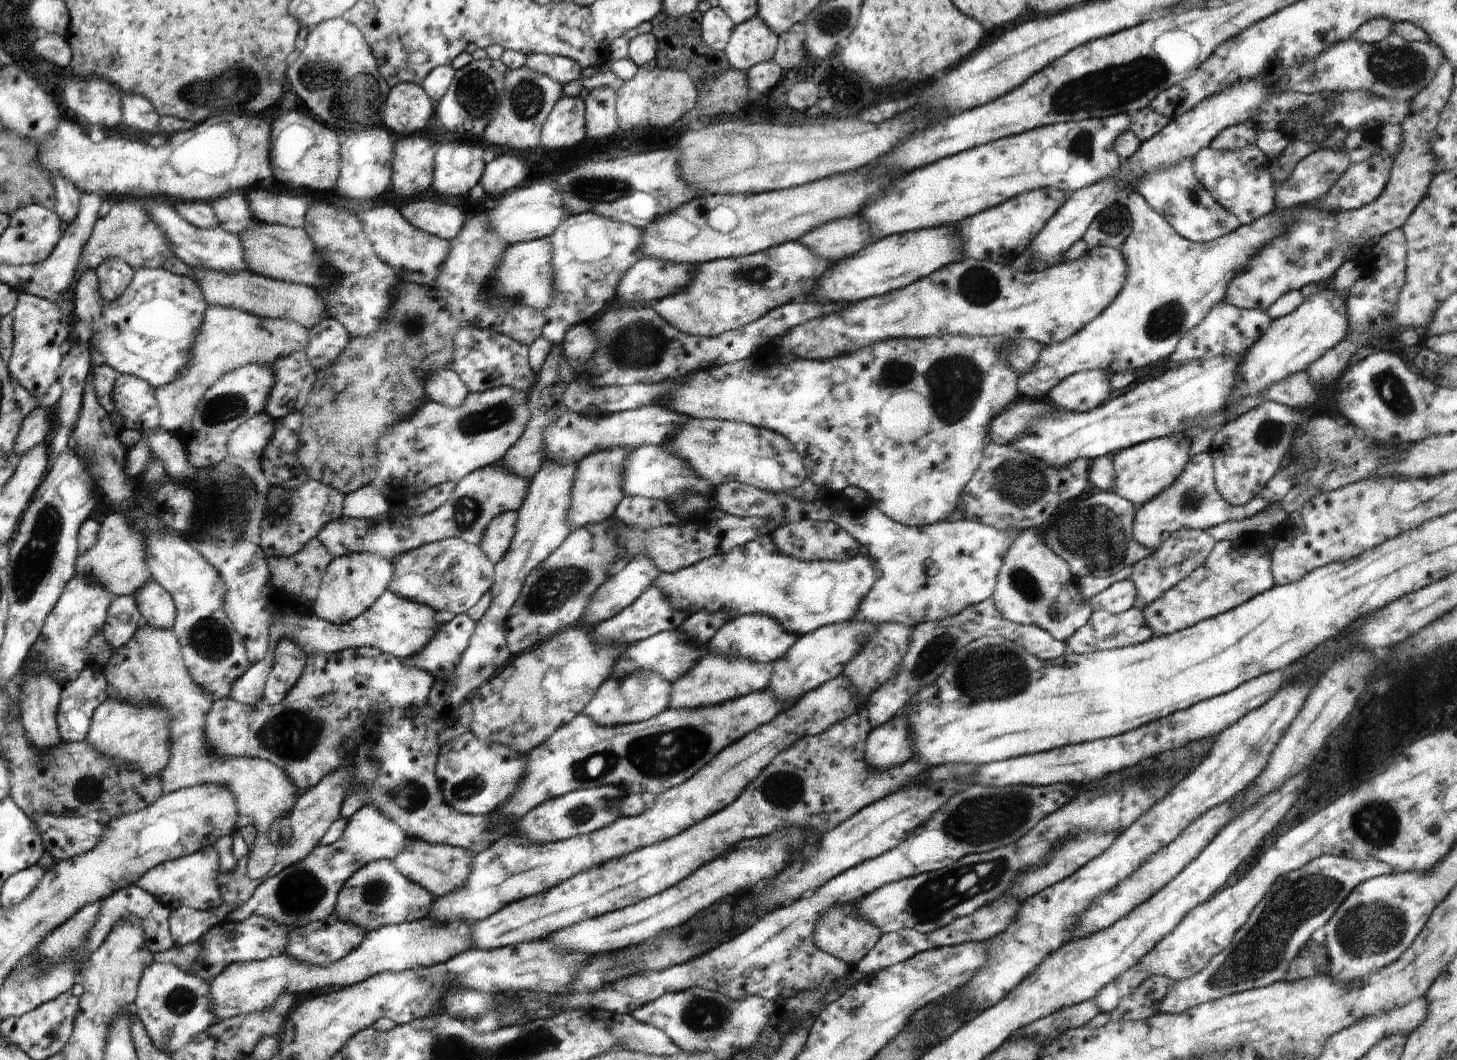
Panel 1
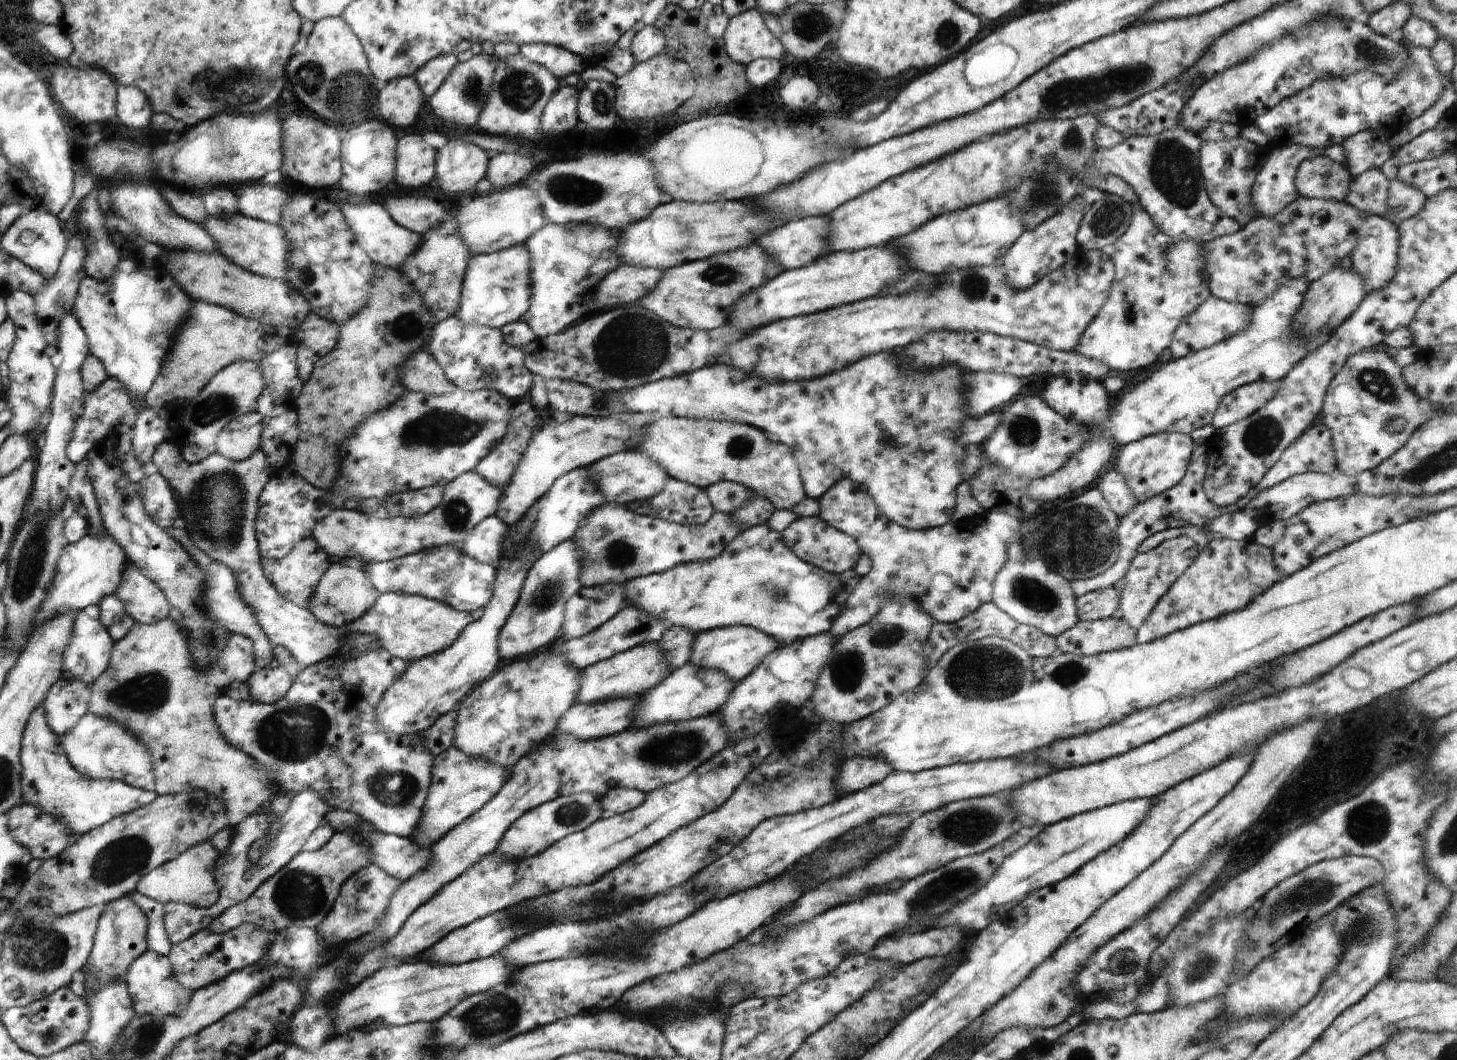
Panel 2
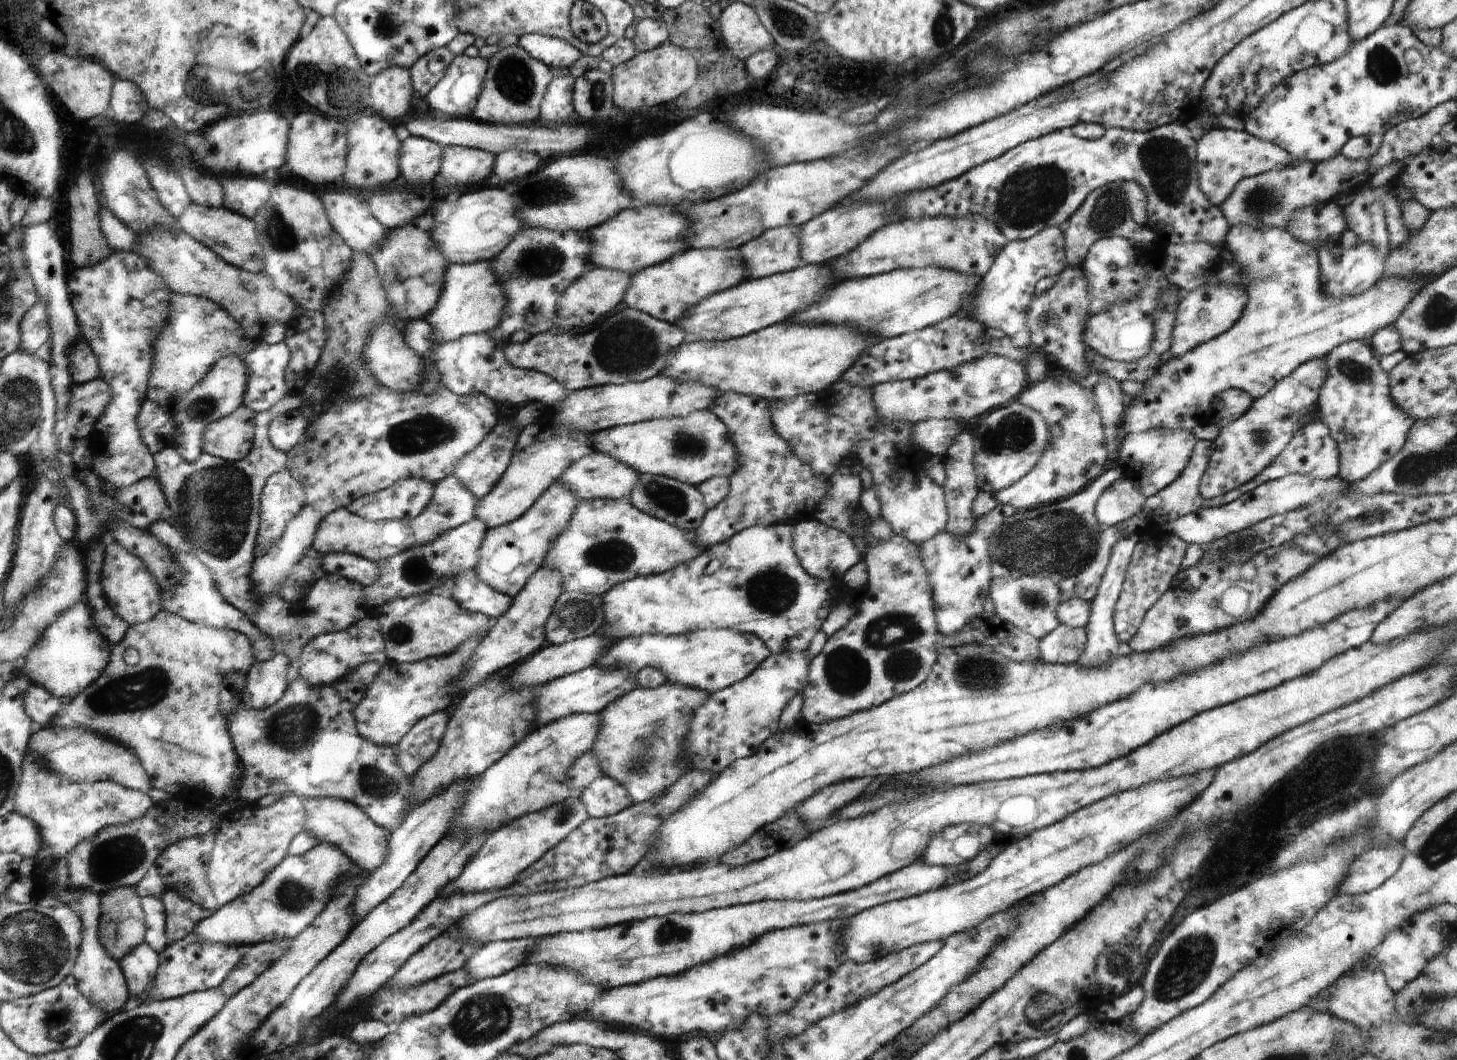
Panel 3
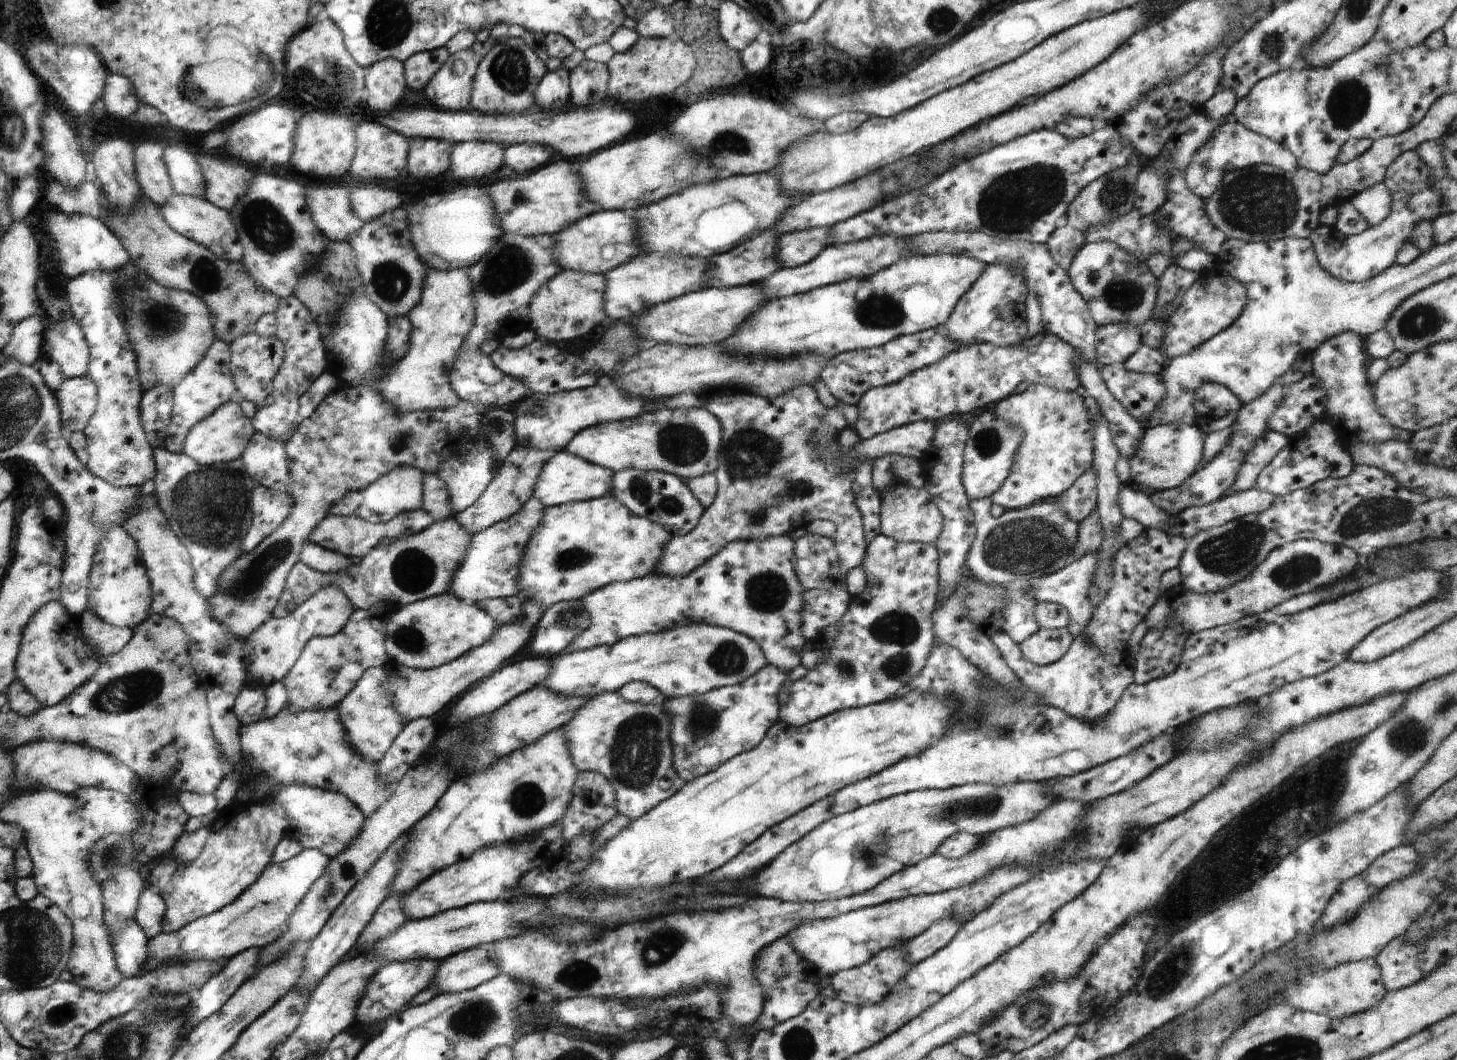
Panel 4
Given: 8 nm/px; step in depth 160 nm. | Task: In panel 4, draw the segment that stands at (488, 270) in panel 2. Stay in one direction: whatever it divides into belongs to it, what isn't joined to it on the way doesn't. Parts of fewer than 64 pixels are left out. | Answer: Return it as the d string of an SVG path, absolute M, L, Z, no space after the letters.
M429 268L421 302L407 318L411 320L411 348L392 368L389 378L377 386L385 399L404 412L449 409L460 402L450 374L459 351L475 326L475 298L469 270Z

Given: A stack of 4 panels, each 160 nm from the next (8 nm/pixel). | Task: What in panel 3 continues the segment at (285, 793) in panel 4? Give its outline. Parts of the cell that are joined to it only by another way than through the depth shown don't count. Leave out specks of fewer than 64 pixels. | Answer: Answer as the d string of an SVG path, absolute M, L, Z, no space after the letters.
M310 798L306 800L306 824L304 831L312 832L319 843L332 844L355 861L364 872L376 870L388 854L388 838L391 830L376 825L358 805L340 798Z

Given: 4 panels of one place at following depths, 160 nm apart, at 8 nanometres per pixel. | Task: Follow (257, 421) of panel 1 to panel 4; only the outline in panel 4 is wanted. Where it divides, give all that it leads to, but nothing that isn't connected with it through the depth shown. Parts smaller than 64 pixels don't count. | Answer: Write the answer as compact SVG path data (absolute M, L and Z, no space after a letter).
M236 402L224 404L224 408L220 408L220 412L216 412L216 416L212 416L212 420L201 421L200 426L190 432L188 446L184 446L182 453L186 453L197 461L209 465L212 465L212 462L214 464L232 462L232 460L242 456L242 452L248 446L252 434L254 434L252 420L248 420L242 414L240 406Z

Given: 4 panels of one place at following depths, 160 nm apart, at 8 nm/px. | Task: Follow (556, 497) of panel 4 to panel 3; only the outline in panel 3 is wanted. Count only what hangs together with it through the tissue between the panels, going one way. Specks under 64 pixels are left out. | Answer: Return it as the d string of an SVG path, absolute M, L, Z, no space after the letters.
M591 453L584 456L584 459L576 460L570 468L564 470L563 476L560 476L558 484L568 488L579 501L583 499L611 499L621 500L630 499L632 490L636 487L639 473L634 469L628 468L628 465L612 456L606 454Z

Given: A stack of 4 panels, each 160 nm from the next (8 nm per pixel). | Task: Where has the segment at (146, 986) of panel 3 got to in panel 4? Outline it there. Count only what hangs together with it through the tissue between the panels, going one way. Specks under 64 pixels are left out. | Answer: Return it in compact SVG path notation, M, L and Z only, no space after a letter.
M131 921L122 931L112 937L116 960L124 978L146 974L146 964L151 958L150 940L136 922Z

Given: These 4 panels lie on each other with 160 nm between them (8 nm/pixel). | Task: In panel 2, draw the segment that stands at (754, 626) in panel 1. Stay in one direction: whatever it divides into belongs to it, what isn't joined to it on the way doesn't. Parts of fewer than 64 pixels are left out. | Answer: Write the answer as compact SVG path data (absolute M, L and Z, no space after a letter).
M732 626L697 633L694 646L692 646L692 654L690 654L690 662L702 668L724 672L724 676L738 683L747 678L748 674L764 660L764 656L776 648L779 648L776 640L764 632L748 626Z

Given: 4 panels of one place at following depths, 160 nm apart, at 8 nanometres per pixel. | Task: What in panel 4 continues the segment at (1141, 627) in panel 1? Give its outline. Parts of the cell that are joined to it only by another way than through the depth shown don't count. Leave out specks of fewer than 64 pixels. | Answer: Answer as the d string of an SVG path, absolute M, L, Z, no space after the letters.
M1068 627L1042 629L1019 644L1021 653L1034 664L1047 665L1060 660L1070 648L1074 637Z

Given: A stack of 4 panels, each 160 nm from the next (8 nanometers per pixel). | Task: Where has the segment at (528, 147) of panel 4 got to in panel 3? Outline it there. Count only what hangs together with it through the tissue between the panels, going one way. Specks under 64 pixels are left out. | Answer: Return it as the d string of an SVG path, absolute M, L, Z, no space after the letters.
M519 149L508 150L499 155L494 172L500 176L501 185L516 183L518 179L538 172L540 156Z

